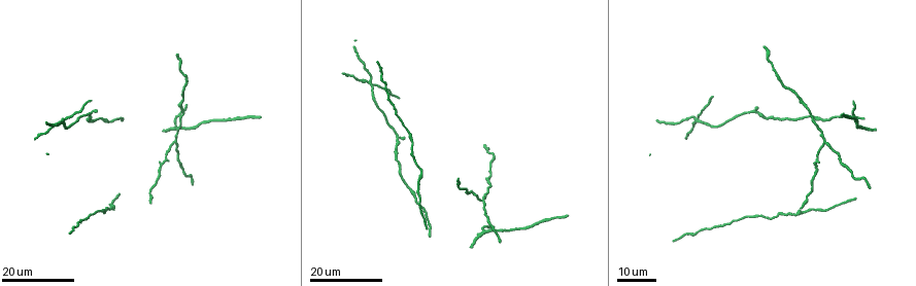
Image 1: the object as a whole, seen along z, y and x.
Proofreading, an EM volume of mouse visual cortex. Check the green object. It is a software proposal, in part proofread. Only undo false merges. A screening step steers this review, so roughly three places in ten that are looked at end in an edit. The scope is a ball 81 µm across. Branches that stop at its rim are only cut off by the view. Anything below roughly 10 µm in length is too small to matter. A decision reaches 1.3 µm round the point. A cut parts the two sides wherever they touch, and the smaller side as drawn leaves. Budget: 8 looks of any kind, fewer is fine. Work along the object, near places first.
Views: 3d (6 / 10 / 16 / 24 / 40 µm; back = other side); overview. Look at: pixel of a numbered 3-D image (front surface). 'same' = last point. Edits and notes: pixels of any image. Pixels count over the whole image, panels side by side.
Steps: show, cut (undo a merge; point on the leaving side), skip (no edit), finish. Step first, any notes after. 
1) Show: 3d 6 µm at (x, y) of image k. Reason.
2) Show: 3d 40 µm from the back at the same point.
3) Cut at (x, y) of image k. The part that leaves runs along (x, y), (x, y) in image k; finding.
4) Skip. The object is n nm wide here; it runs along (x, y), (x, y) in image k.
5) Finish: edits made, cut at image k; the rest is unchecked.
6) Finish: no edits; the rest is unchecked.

Show: 3d 16 µm at (177, 151) of image 1.

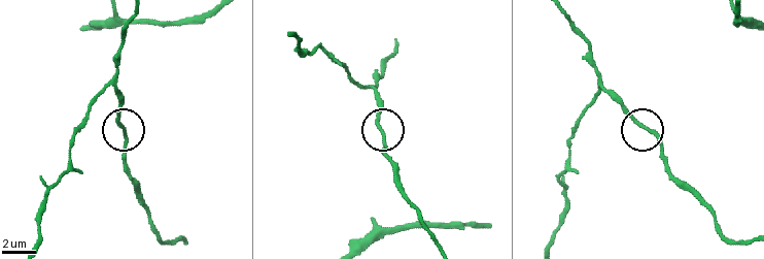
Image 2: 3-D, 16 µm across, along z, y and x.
Show: 3d 6 µm at (124, 134) of image 2.

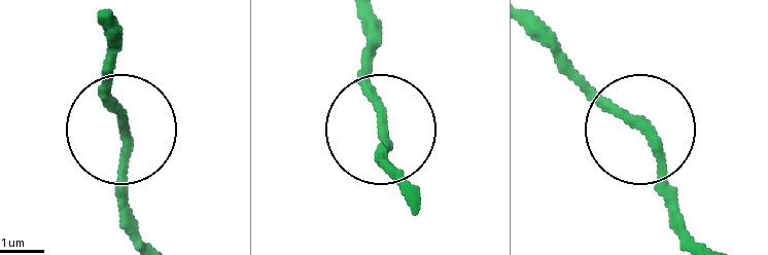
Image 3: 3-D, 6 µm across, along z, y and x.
Skip. Continuous, no second neuron.

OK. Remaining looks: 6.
Show: 3d 24 µm at (824, 142) of image 1. Three arms meet.

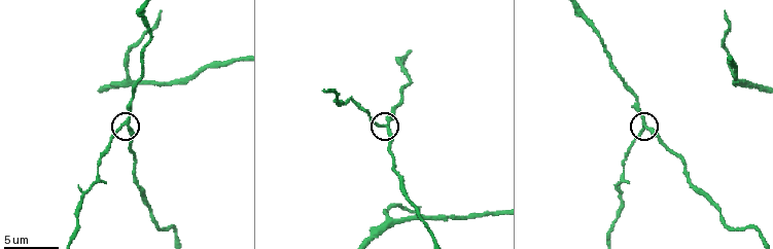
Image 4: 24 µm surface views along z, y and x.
Show: 3d 10 µm at (642, 123) of image 4. Closer look.

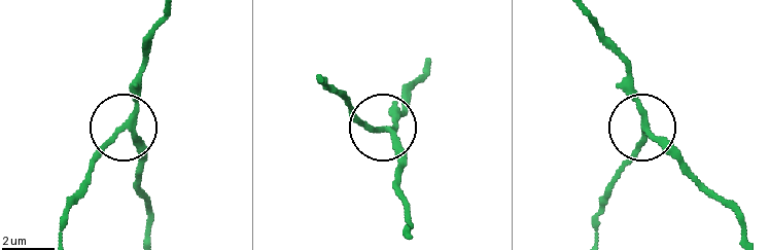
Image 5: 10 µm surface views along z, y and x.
Cut at (97, 150) of image 5. The object is 190 nm wide here; the part that leaves runs along (125, 124), (90, 175), (61, 235) in image 5; two neurons meet here.

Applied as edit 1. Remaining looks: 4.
Show: overview.

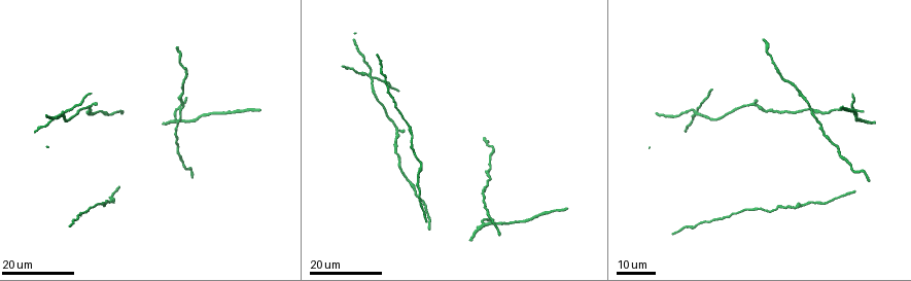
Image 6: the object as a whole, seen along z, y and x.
Show: 3d 24 µm at (421, 164) of image 6. Sudden change in width.

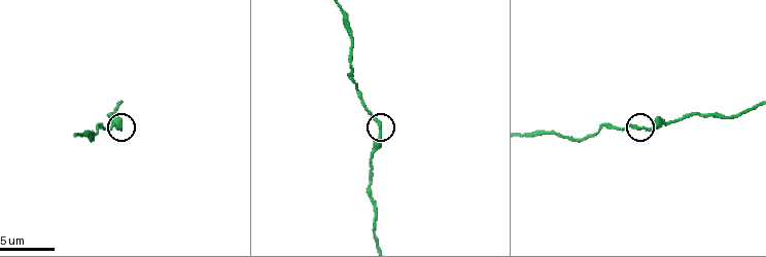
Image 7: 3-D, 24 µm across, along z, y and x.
Show: 3d 10 µm at (379, 131) of image 7.

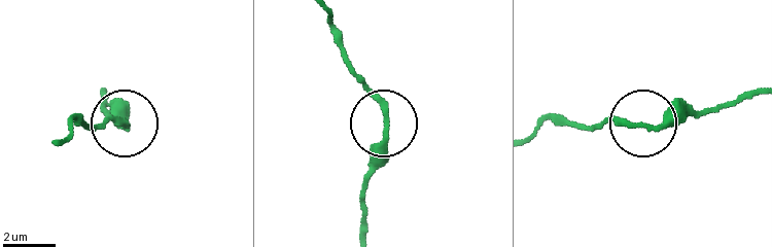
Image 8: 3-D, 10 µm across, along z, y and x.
Skip. The object is 230 nm wide here; it runs along (359, 233), (385, 107), (346, 49) in image 8; all the same neuron.

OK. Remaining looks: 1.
Show: 3d 10 µm at (549, 131) of image 7. Calibre changes.

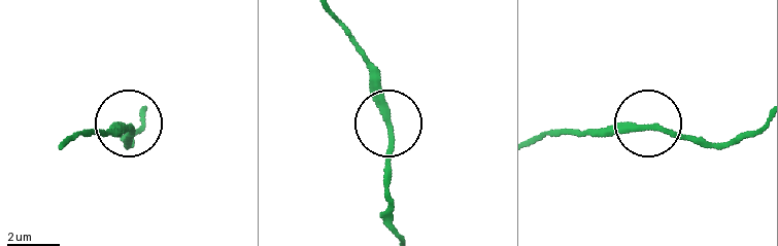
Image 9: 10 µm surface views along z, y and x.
Skip. It runs along (394, 235), (384, 195), (392, 135), (374, 64) in image 9; all the same neuron.

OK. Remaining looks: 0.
Finish: edits made, cut at image 5; the rest is unchecked.

